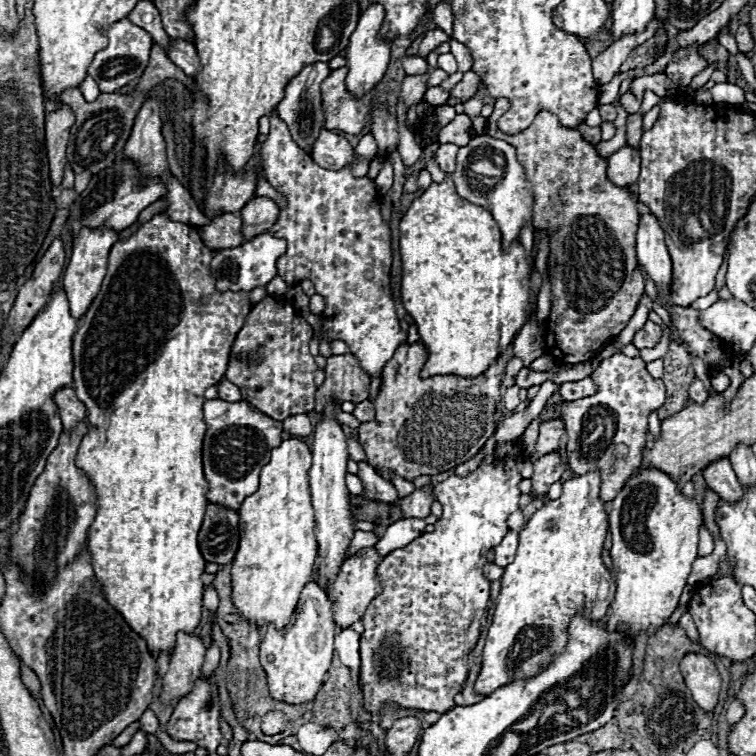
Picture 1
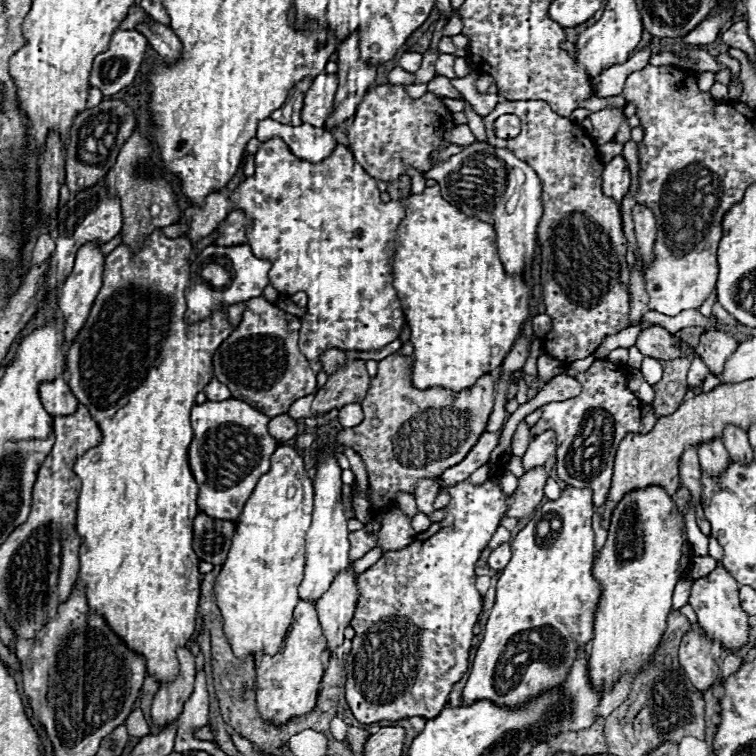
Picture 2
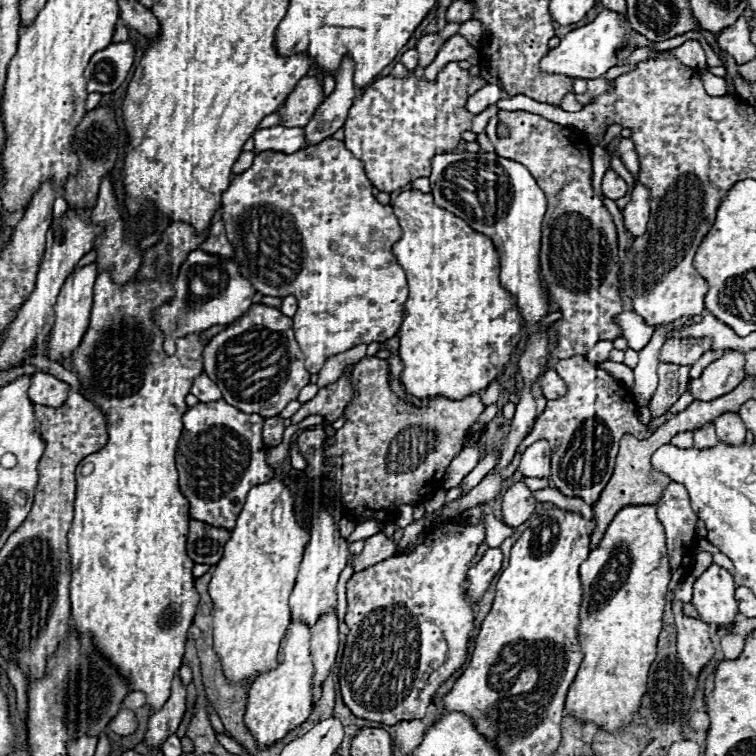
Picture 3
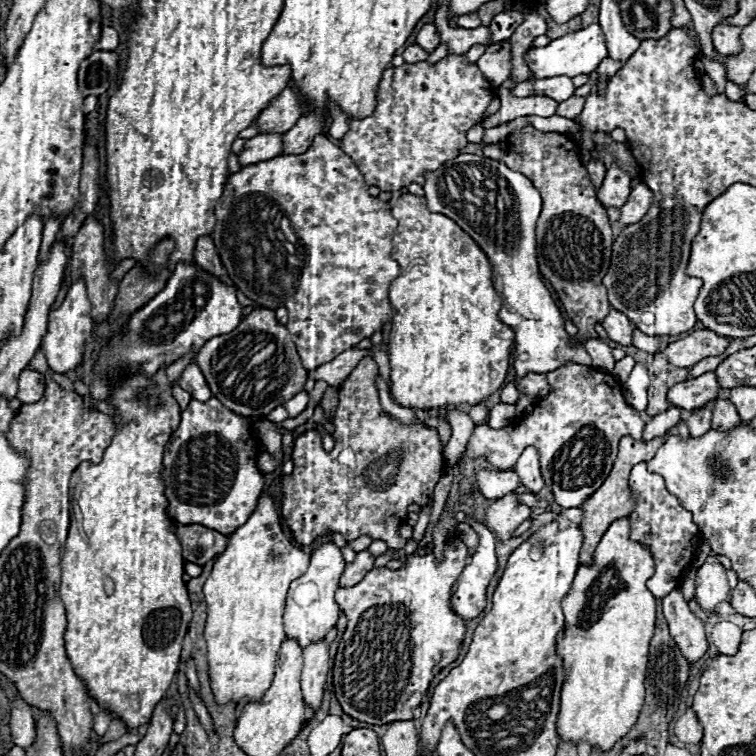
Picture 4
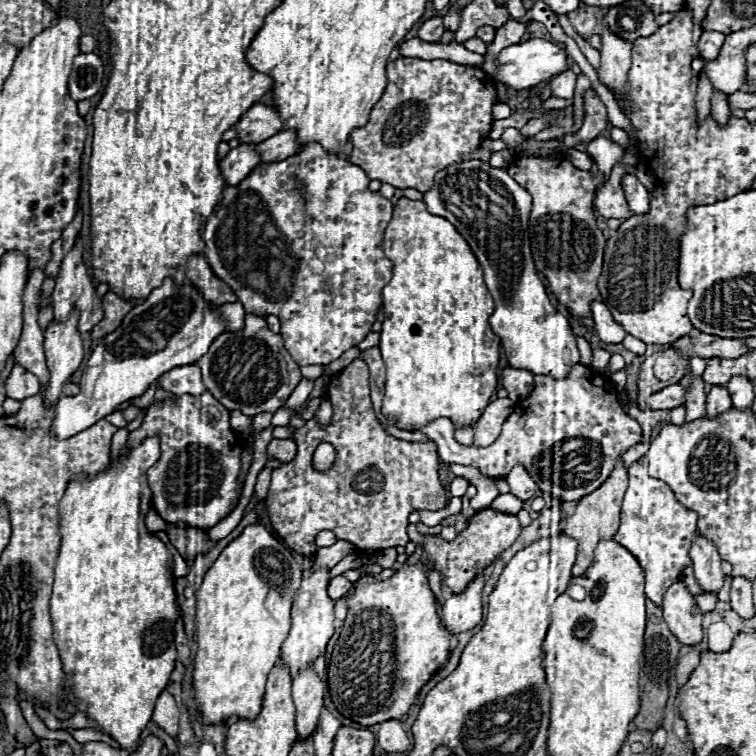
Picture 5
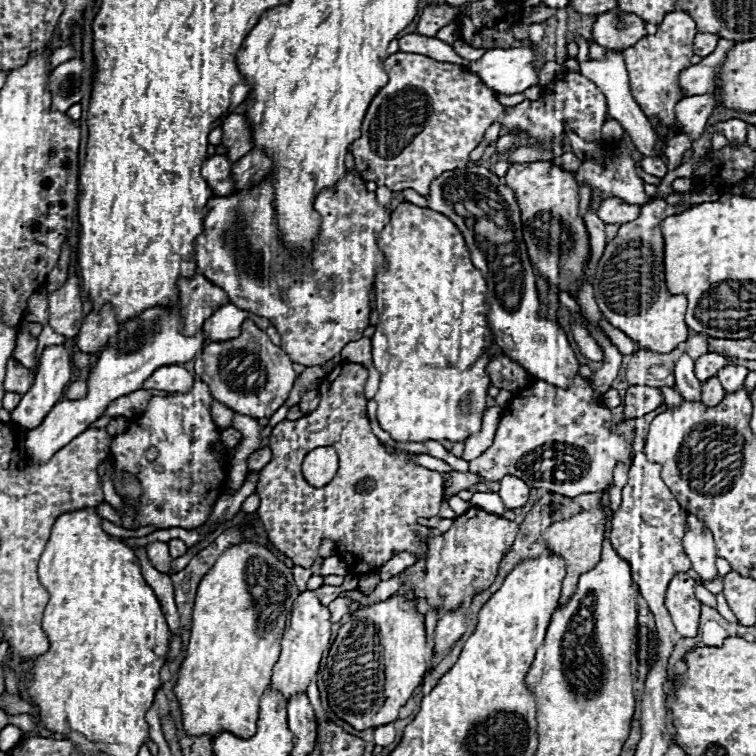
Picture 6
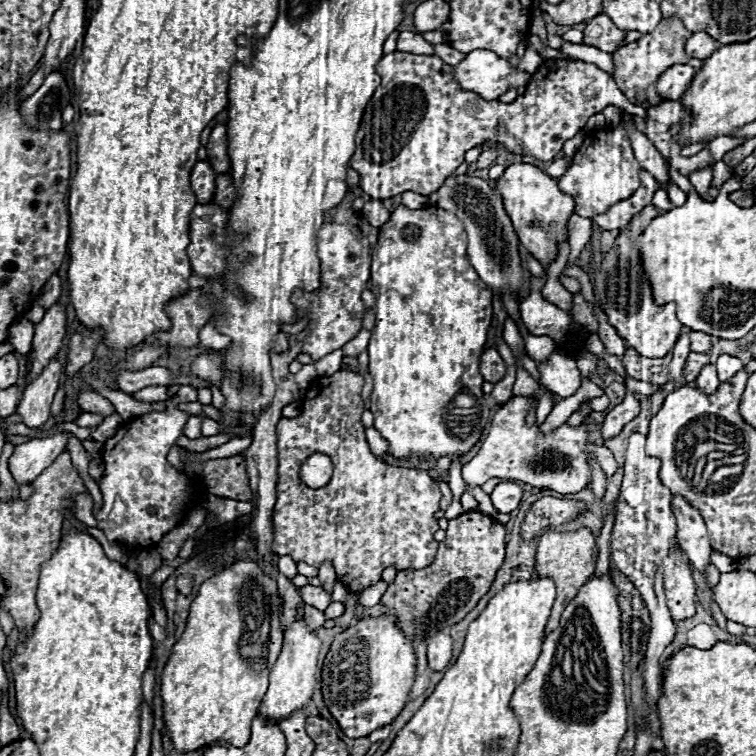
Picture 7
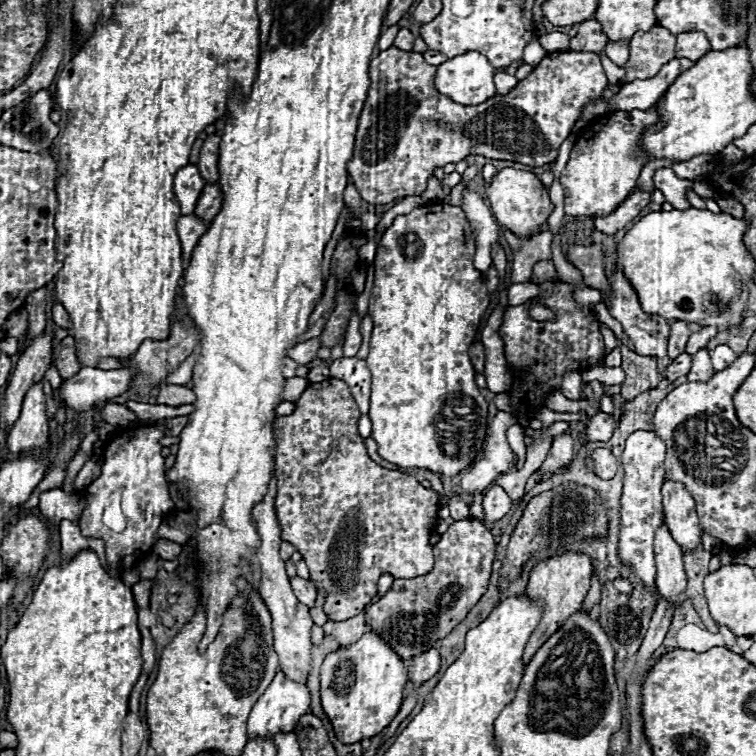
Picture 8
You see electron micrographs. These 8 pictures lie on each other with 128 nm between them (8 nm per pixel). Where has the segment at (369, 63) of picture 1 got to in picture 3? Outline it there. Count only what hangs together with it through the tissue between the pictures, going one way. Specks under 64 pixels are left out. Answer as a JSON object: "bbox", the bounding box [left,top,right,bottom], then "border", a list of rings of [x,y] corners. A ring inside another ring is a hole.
{"bbox":[304,58,356,146],"border":[[[346,58],[336,74],[334,92],[318,106],[314,116],[304,126],[304,138],[306,138],[308,146],[322,142],[324,138],[332,136],[336,130],[340,130],[344,126],[348,110],[356,96],[352,76],[354,76],[354,62],[350,58]]]}

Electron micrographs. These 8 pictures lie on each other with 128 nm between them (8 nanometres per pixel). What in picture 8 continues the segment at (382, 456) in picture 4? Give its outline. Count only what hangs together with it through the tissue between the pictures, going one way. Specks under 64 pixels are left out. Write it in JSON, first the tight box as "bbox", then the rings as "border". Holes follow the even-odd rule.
{"bbox":[274,378,440,622],"border":[[[330,378],[318,384],[308,384],[296,402],[294,414],[280,416],[274,422],[278,436],[278,494],[274,508],[282,528],[282,540],[290,542],[302,554],[316,590],[326,592],[322,608],[332,622],[342,622],[364,612],[376,596],[376,582],[382,574],[392,574],[394,578],[414,578],[424,576],[434,566],[428,538],[438,520],[436,514],[440,504],[436,494],[424,488],[414,476],[382,468],[370,460],[364,440],[358,434],[358,418],[360,410],[348,384]]]}

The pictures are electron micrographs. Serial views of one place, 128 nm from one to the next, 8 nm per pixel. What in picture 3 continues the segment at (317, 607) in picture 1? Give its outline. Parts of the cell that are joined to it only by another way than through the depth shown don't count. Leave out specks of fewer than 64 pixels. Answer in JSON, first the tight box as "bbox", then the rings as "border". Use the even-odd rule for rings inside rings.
{"bbox":[246,624,312,750],"border":[[[290,624],[284,636],[278,666],[258,676],[248,690],[246,704],[246,728],[256,740],[258,750],[270,748],[270,744],[282,740],[298,724],[306,722],[312,712],[312,658],[310,658],[310,630],[306,624]]]}

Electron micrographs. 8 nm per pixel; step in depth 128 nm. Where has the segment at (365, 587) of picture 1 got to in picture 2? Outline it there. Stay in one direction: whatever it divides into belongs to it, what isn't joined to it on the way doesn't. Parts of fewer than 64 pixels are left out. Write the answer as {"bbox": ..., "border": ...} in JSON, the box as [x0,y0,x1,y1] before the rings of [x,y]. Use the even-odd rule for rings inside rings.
{"bbox":[316,530,376,656],"border":[[[364,530],[350,532],[348,540],[350,540],[350,562],[362,558],[370,550],[370,546],[376,546],[376,534],[368,534]],[[346,568],[336,576],[330,590],[316,602],[316,612],[322,634],[326,638],[328,656],[332,656],[334,650],[342,644],[344,628],[350,626],[350,620],[354,616],[356,600],[358,600],[356,574]]]}

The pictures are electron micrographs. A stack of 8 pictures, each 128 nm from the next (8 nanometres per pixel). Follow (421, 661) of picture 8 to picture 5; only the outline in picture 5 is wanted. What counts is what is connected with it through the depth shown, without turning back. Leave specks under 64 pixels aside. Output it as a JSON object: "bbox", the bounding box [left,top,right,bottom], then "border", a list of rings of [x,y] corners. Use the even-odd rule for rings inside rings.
{"bbox":[440,574,484,634],"border":[[[478,574],[462,594],[454,594],[448,598],[440,610],[440,622],[446,632],[460,634],[472,630],[482,620],[482,588],[484,576]]]}

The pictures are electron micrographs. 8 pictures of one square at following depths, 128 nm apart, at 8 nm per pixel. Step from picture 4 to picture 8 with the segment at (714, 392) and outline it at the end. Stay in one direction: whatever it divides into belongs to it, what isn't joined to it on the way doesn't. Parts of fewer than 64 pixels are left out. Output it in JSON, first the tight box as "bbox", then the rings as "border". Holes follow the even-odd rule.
{"bbox":[580,412,618,444],"border":[[[598,412],[596,416],[590,418],[588,426],[582,430],[580,442],[582,444],[588,444],[588,442],[606,442],[606,440],[610,440],[610,436],[612,436],[616,426],[618,426],[618,420],[614,416]]]}

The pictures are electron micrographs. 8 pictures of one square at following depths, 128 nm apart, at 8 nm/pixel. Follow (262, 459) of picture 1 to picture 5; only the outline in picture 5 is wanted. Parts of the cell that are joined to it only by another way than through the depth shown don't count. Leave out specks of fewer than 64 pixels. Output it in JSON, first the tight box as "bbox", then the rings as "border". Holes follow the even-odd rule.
{"bbox":[128,392,244,530],"border":[[[202,392],[200,396],[182,394],[176,400],[162,400],[148,406],[142,426],[128,434],[128,450],[152,434],[160,438],[162,456],[146,476],[154,510],[162,520],[186,522],[210,530],[238,500],[240,454],[244,444],[230,428],[228,414],[230,412],[210,392]]]}

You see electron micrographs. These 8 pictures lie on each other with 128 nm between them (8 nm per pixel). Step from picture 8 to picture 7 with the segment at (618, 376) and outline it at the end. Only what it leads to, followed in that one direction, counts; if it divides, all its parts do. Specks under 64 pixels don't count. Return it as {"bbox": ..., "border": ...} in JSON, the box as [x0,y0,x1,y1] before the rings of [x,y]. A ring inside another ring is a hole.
{"bbox":[626,376,660,394],"border":[[[626,376],[626,388],[628,388],[630,392],[634,392],[634,394],[642,394],[642,388],[646,390],[646,394],[654,394],[654,392],[660,390],[660,386],[652,388],[648,382],[638,382],[638,380],[630,378],[630,376]]]}

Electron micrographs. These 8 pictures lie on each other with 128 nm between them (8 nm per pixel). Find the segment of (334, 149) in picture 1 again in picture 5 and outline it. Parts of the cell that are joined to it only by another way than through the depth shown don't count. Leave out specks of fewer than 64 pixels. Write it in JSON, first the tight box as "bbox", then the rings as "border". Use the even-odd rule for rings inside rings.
{"bbox":[218,144,260,186],"border":[[[240,144],[238,148],[230,150],[226,158],[222,158],[218,164],[224,184],[238,186],[258,162],[260,162],[260,156],[256,152],[256,144]]]}

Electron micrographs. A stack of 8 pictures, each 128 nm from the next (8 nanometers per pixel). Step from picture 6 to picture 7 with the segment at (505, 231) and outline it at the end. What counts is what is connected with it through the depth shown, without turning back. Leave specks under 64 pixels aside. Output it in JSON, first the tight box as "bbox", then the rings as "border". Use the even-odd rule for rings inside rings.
{"bbox":[430,176,580,398],"border":[[[450,176],[446,178],[446,182],[442,184],[440,190],[432,192],[430,194],[430,204],[436,206],[436,208],[444,208],[452,214],[456,214],[464,226],[466,226],[466,232],[468,232],[468,256],[470,256],[470,262],[474,266],[474,270],[478,272],[478,276],[498,294],[502,294],[502,288],[504,286],[510,286],[512,290],[512,296],[518,298],[524,290],[526,290],[526,270],[520,266],[520,256],[518,256],[518,236],[512,228],[512,222],[502,206],[502,196],[488,186],[486,180],[482,178],[476,178],[476,176]],[[554,350],[552,356],[538,364],[540,384],[548,388],[548,392],[558,394],[560,398],[574,396],[580,388],[580,370],[576,368],[576,360]]]}

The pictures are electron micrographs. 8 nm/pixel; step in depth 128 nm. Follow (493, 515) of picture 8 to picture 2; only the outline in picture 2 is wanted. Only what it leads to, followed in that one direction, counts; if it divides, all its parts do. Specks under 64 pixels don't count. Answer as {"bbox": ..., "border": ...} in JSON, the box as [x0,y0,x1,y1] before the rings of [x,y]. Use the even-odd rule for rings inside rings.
{"bbox":[522,430,556,472],"border":[[[546,430],[544,434],[532,438],[524,458],[522,458],[522,466],[524,466],[524,472],[532,470],[532,468],[538,468],[538,466],[544,466],[556,452],[556,434],[552,430]]]}

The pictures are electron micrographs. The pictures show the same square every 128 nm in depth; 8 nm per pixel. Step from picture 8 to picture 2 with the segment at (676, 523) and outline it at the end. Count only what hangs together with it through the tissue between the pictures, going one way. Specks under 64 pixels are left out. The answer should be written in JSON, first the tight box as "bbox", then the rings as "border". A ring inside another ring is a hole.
{"bbox":[690,566,748,650],"border":[[[722,566],[712,570],[708,576],[694,580],[692,594],[690,594],[690,606],[694,608],[698,616],[698,626],[710,636],[720,640],[728,650],[736,650],[748,642],[748,614],[740,606],[738,598],[738,582],[730,576],[730,572]]]}

